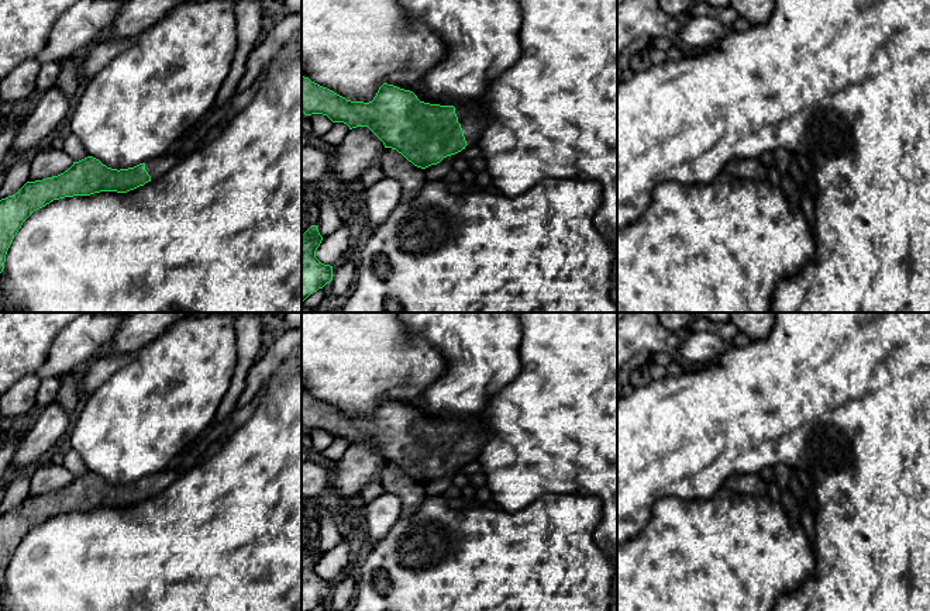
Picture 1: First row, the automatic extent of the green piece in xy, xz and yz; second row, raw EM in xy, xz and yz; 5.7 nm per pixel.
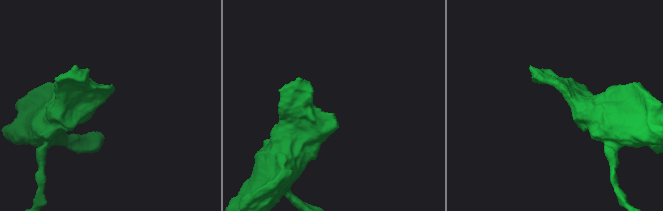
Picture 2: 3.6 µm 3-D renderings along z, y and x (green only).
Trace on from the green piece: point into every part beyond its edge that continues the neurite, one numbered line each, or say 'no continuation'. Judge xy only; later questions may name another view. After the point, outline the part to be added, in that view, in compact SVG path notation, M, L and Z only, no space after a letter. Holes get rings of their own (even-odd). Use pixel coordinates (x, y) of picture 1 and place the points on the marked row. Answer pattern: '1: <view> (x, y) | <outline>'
1: xy (158, 166) | M170 151L165 156L149 159L144 162L145 170L151 176L151 180L155 180L163 176L168 170L170 170L182 159L183 159L182 156L178 156L173 151Z

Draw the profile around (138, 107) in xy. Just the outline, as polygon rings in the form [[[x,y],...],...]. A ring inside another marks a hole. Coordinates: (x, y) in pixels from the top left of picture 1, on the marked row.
[[[186,0],[155,25],[138,35],[137,42],[120,52],[92,80],[86,82],[70,111],[68,130],[83,144],[89,156],[111,169],[128,169],[173,151],[207,115],[228,76],[238,42],[231,0]]]

